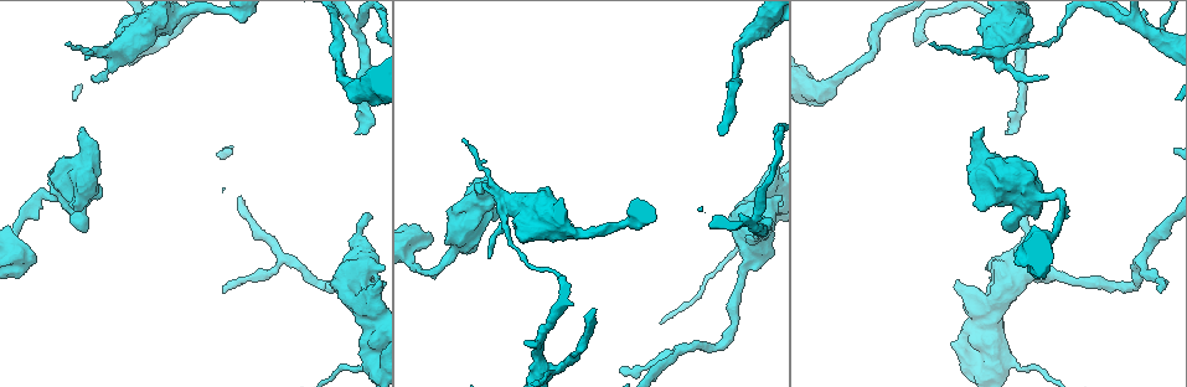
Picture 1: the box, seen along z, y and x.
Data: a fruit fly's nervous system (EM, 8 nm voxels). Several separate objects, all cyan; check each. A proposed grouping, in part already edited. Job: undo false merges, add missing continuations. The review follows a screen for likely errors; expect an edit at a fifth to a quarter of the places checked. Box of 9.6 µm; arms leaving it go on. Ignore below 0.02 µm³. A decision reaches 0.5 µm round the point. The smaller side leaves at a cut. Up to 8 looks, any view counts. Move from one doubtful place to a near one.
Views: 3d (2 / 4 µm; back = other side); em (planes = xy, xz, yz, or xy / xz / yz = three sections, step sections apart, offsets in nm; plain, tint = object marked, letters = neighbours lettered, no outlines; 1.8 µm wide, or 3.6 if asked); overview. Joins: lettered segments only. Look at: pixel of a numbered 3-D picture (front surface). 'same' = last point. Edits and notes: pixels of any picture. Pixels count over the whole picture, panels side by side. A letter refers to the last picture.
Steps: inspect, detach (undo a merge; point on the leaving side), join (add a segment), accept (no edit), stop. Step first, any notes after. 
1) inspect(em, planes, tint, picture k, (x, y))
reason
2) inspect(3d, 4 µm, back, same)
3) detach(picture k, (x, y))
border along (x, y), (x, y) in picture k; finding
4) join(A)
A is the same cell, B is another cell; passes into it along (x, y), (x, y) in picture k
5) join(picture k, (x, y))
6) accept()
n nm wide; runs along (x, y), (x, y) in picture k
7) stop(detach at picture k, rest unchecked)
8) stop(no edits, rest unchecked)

inspect(3d, 4 µm, picture 1, (431, 236))
branch stops here

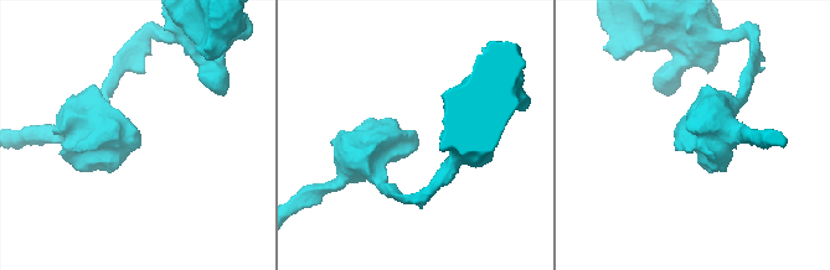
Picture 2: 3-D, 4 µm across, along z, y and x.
inspect(em, planes, plain, picture 2, (138, 132))
shape alone is not enough

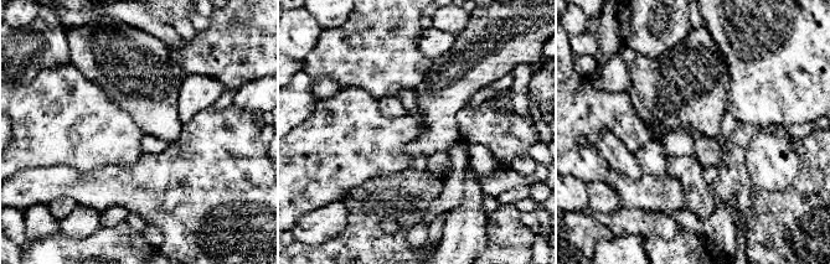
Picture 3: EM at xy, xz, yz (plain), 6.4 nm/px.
inspect(em, planes, letters, same)

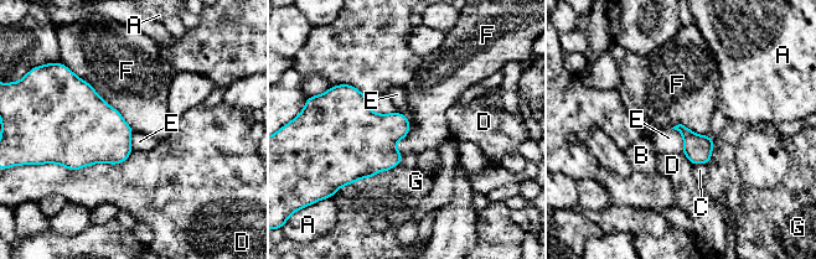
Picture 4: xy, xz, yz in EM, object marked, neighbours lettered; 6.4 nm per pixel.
accept()
A, B, C, D, E, F and G are other cells; border along (68, 68), (112, 105), (133, 131) in picture 4; none of them fits

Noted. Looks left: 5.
inspect(3d, 4 µm, picture 1, (541, 370))
four-way junction

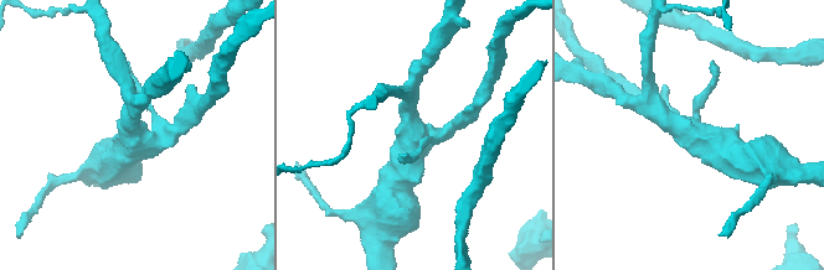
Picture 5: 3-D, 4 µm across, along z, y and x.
inspect(em, xz, step 4, tint, picture 5, (135, 136))
4 arms

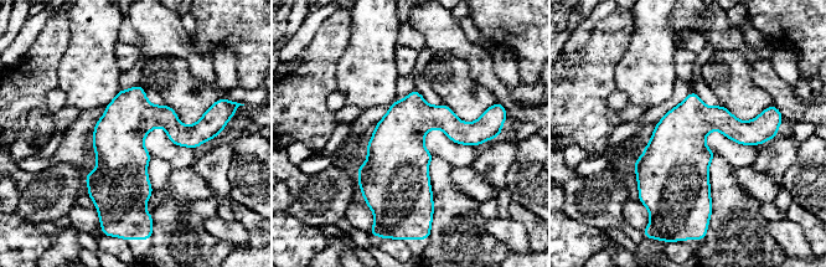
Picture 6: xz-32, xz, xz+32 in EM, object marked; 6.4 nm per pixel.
inspect(em, planes, letters, same)
another direction

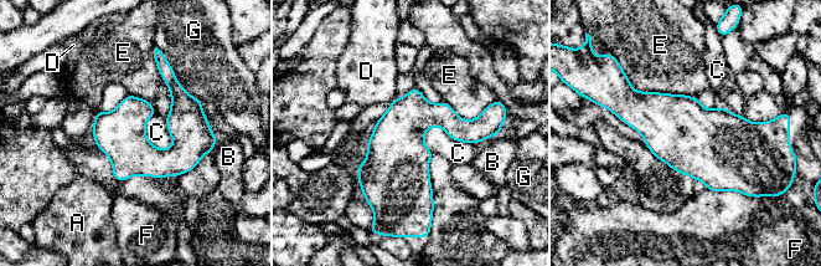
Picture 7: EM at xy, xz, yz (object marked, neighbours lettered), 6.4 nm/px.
accept()
A, B, C, D, E, F and G are other cells; border along (154, 113), (145, 137), (169, 149) in picture 7; continuous, no second cell

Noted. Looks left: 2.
inspect(em, xz, step 4, letters, picture 1, (998, 50))
calibre changes

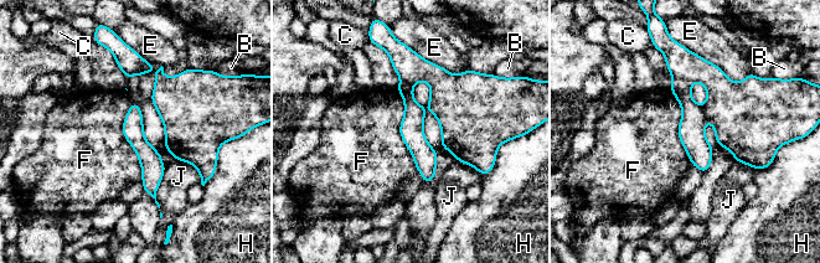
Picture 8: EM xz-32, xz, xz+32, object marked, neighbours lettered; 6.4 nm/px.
accept()
F touches over 550 nm; B, C, E, F, H and J are other cells; runs along (405, 56), (454, 99), (476, 164) in picture 8; one cell here

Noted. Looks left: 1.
stop(no edits, rest unchecked)

